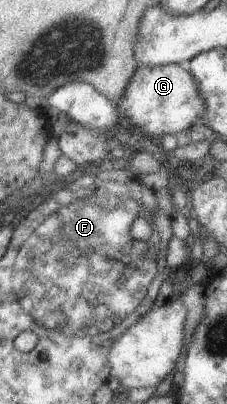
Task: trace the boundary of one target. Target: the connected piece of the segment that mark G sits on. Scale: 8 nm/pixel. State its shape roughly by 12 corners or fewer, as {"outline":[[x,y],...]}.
{"outline":[[177,63],[136,67],[116,100],[150,137],[196,126],[204,102]]}

